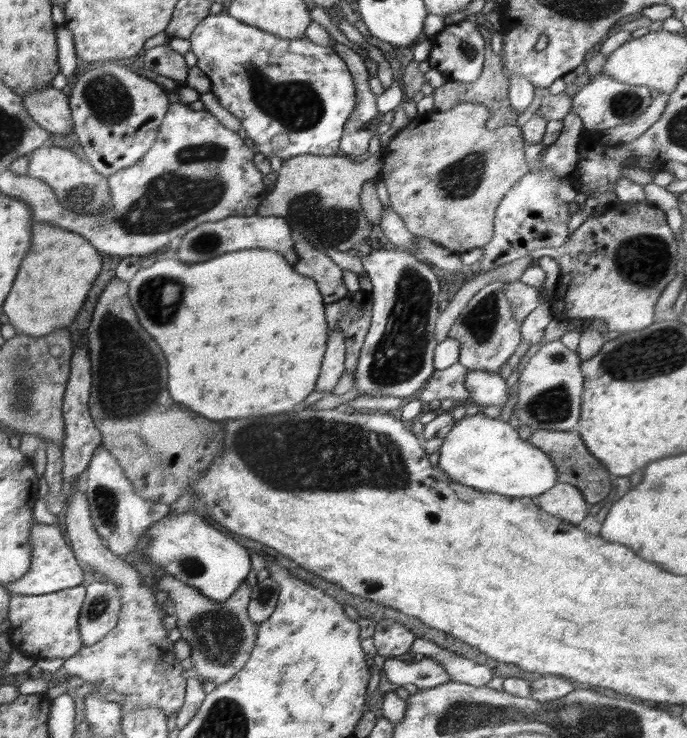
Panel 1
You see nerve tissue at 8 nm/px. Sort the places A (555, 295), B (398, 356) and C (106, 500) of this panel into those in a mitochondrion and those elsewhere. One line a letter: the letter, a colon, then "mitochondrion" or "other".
A: other
B: mitochondrion
C: mitochondrion

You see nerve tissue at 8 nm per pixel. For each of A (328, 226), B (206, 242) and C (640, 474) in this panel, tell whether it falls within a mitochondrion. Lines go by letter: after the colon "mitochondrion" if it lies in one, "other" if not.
A: mitochondrion
B: mitochondrion
C: other

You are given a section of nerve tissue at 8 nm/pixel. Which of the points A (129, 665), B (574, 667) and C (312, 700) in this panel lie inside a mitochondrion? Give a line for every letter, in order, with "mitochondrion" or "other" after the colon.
A: other
B: other
C: other

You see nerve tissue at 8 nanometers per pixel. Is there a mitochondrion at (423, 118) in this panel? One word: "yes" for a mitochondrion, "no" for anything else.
no

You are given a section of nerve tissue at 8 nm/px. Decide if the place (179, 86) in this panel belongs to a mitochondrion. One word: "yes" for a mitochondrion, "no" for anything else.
no

